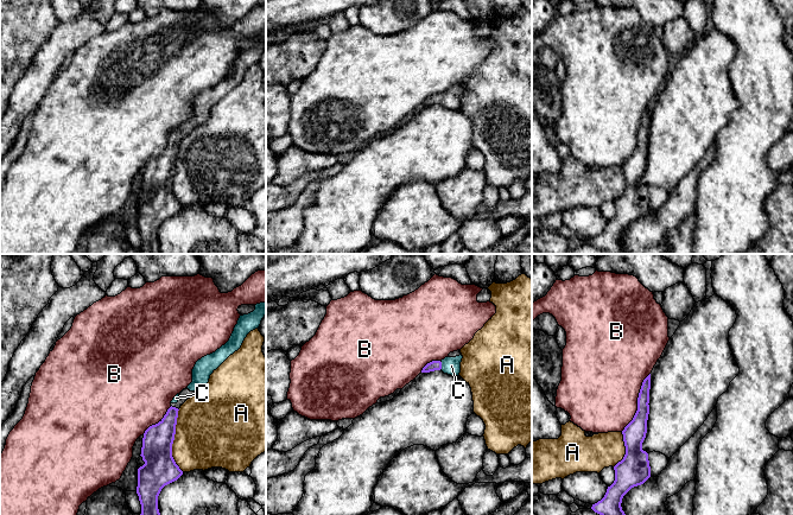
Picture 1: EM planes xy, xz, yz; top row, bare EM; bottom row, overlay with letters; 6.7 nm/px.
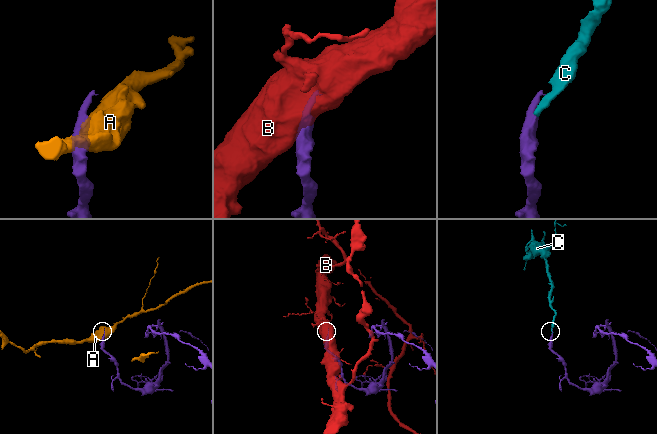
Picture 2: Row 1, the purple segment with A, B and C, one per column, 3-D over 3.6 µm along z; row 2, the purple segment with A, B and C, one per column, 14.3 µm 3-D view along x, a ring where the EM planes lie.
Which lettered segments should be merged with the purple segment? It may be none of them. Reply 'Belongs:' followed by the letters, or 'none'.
Belongs: C

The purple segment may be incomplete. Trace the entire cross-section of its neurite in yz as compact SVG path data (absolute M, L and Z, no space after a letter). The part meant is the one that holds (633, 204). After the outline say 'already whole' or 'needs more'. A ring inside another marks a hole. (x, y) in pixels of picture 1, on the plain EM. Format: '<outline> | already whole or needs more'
M651 108L642 116L636 147L622 165L626 189L614 201L615 215L608 221L604 231L591 241L605 254L627 254L621 241L623 230L632 222L643 218L651 211L648 187L642 184L649 148L649 123Z | already whole

